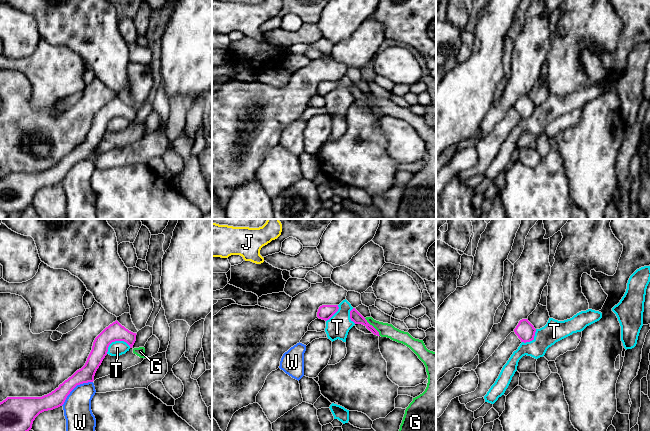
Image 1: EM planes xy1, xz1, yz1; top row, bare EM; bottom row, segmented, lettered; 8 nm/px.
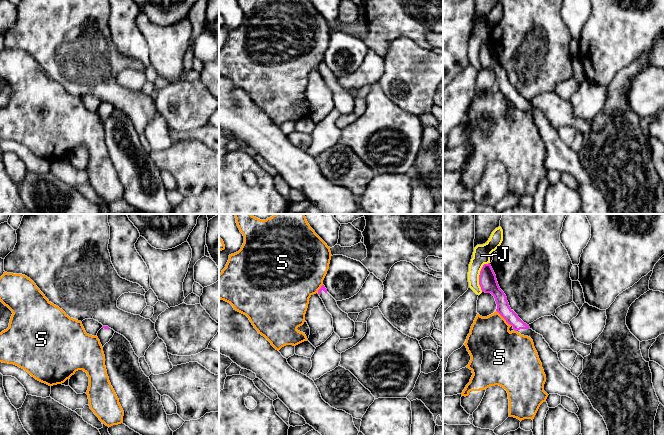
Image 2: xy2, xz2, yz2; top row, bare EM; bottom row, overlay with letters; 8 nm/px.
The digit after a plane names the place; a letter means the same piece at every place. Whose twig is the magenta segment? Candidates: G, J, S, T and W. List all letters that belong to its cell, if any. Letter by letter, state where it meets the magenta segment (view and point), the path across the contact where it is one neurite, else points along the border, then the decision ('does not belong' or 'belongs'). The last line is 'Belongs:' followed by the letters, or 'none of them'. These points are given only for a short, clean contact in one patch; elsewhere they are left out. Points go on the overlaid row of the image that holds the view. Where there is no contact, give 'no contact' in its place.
G: meets magenta in xz1 at (373, 327); border along xz1 (364, 318), (380, 335); does not belong
J: meets magenta in yz2 at (479, 275); does not belong
S: meets magenta in yz2 at (504, 318); border along yz2 (496, 310), (512, 325); does not belong
T: meets magenta in xy1 at (115, 340); border along xy1 (130, 347), (123, 341), (113, 341), (106, 353); does not belong
W: meets magenta in xy1 at (74, 387); border along xy1 (92, 381), (78, 384), (61, 405); does not belong
Belongs: none of them

